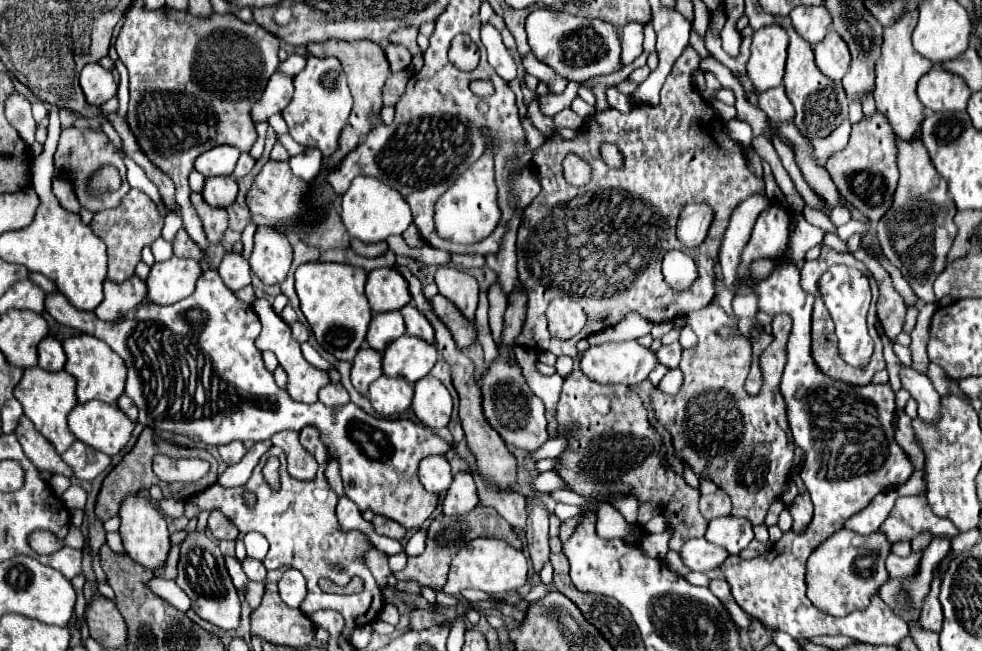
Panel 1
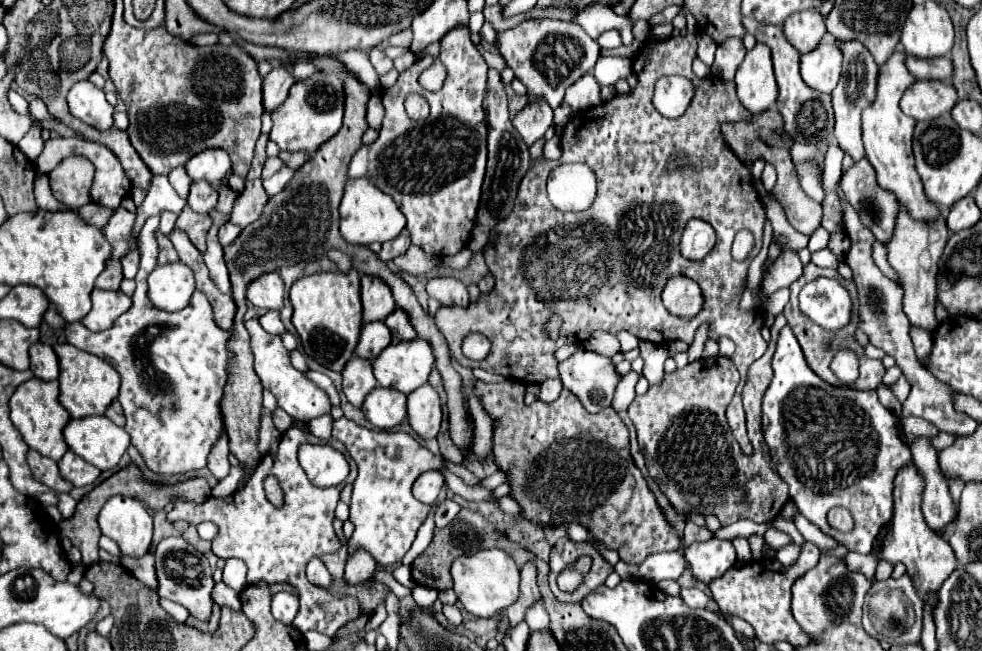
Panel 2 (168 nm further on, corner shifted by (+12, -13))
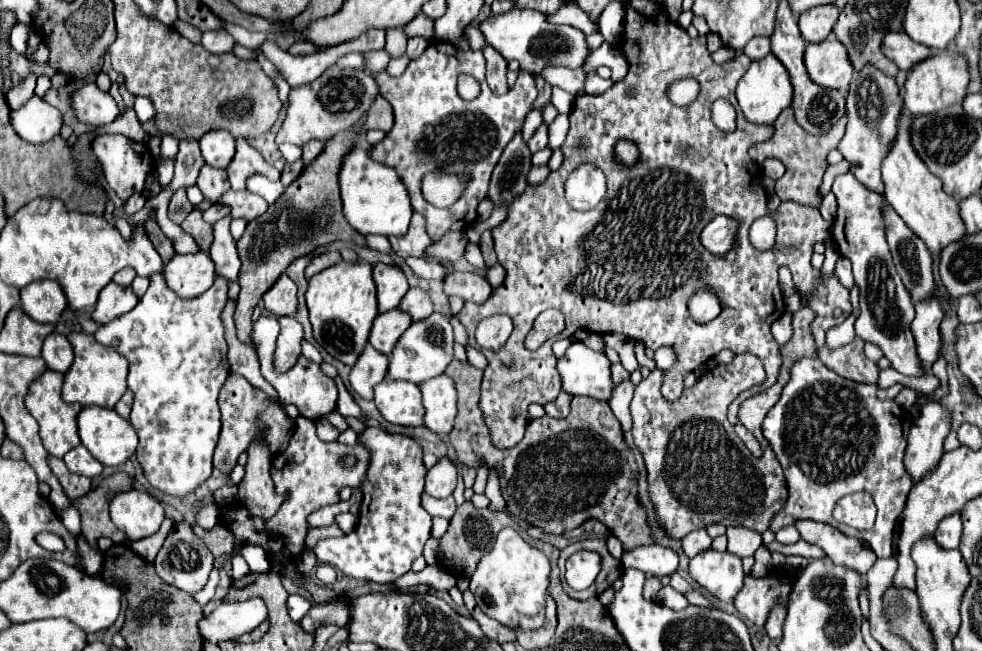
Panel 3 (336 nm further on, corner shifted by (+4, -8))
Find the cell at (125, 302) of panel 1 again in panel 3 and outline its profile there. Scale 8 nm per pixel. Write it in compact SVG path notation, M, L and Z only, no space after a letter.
M111 281L99 293L99 301L95 305L93 319L99 325L105 325L105 323L125 315L127 311L131 311L137 305L137 301L139 299L137 299L137 295L133 293L131 287L121 287L121 285Z

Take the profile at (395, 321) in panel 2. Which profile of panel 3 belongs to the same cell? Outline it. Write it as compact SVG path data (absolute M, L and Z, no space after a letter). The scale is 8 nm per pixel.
M409 289L399 303L399 309L411 315L411 321L427 319L433 313L433 303L423 289Z

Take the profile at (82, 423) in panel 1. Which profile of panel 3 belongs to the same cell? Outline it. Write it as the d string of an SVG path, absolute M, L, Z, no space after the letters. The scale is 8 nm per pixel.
M97 405L83 407L77 417L77 425L79 425L81 443L105 467L117 467L121 463L125 463L137 449L137 433L135 433L133 425L129 421L125 421L121 415L117 415L113 409L105 409L105 407L97 407Z

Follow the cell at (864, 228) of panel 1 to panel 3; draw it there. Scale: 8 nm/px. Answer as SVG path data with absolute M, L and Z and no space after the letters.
M839 257L837 265L835 265L835 273L839 277L841 283L845 283L847 289L853 287L853 273L851 273L851 263L845 257Z

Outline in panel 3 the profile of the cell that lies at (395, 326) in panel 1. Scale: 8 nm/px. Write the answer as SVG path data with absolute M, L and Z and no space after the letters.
M399 309L379 313L373 321L369 343L383 355L391 355L391 349L395 347L397 339L405 333L405 329L409 329L409 325L411 317Z

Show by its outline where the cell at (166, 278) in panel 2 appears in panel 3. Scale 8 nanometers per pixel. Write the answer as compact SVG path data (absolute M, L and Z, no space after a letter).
M205 251L193 255L175 255L163 267L165 281L181 299L205 293L215 281L215 265Z

